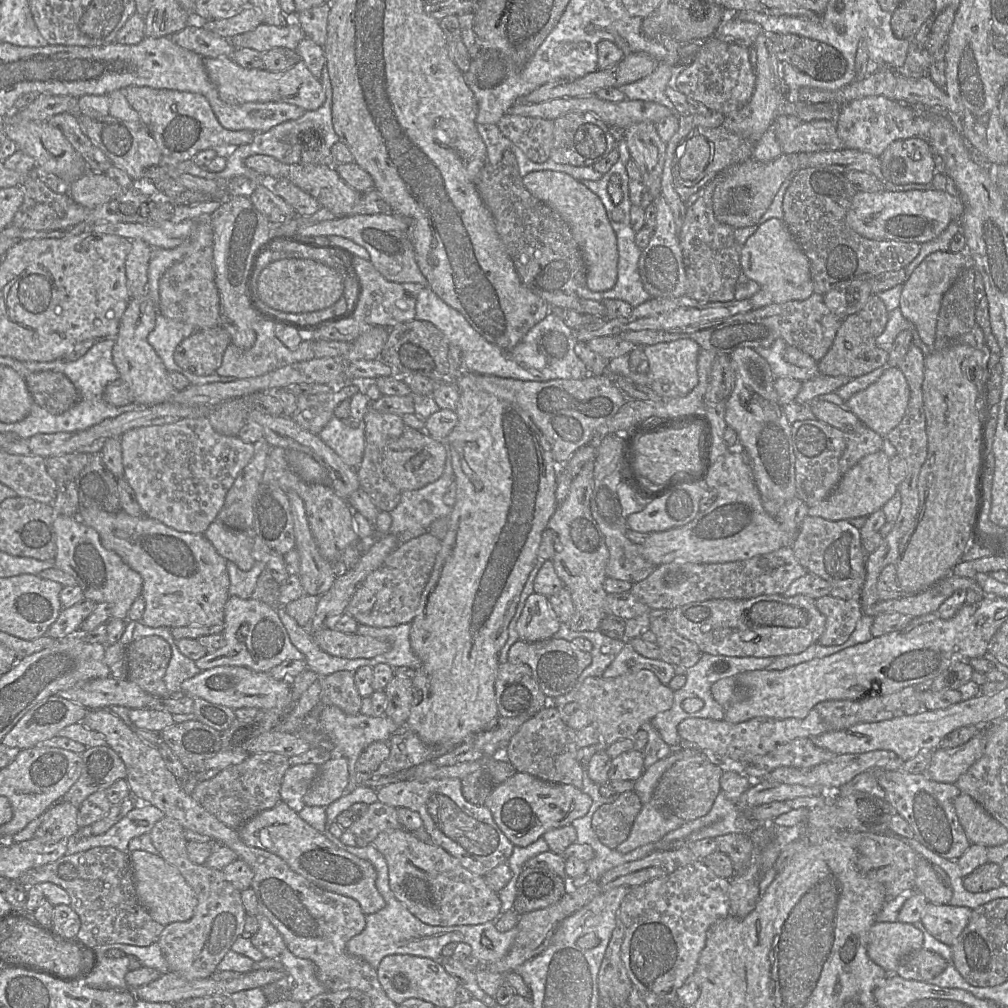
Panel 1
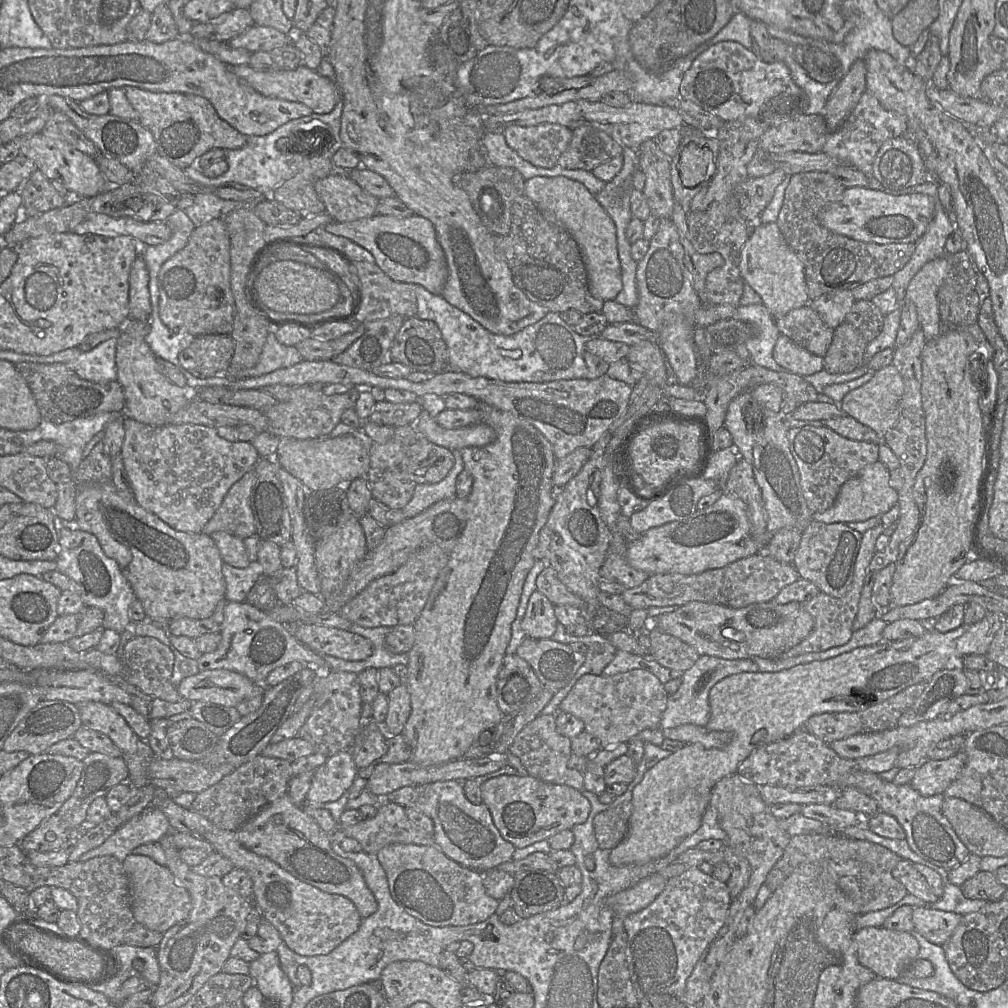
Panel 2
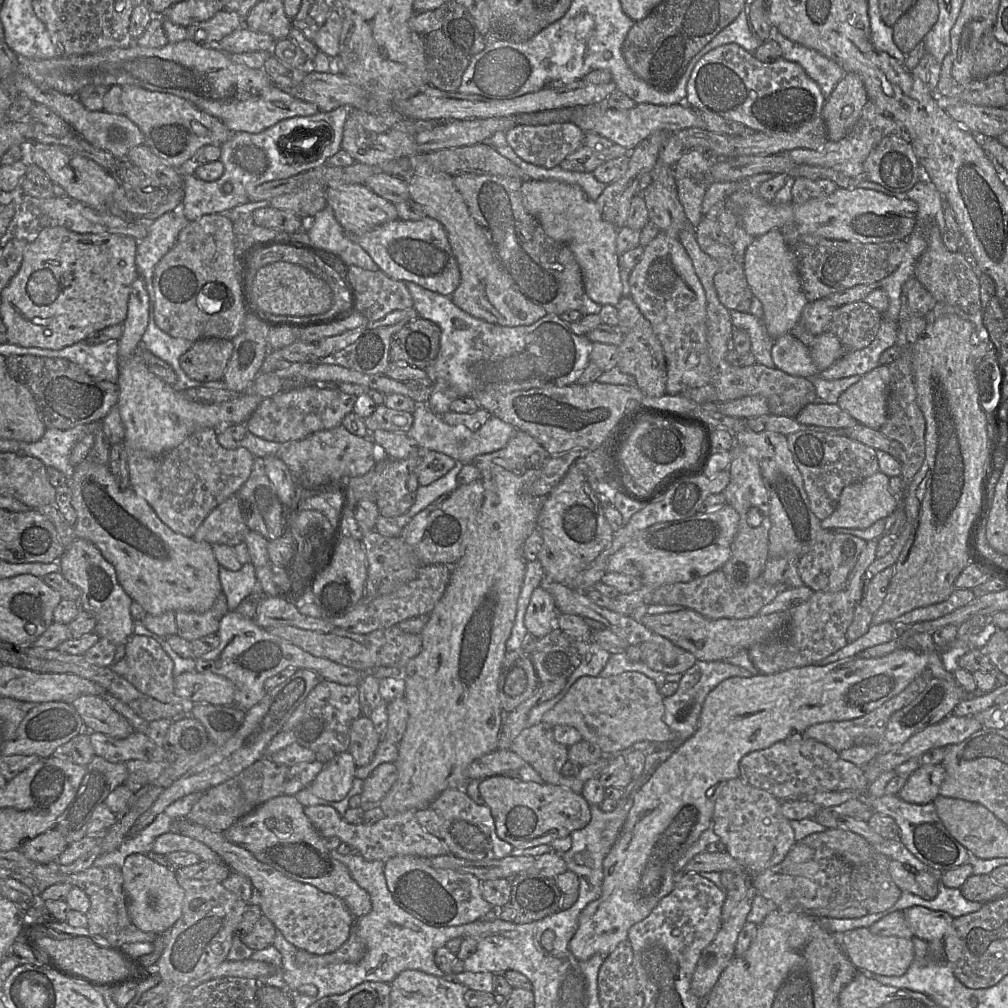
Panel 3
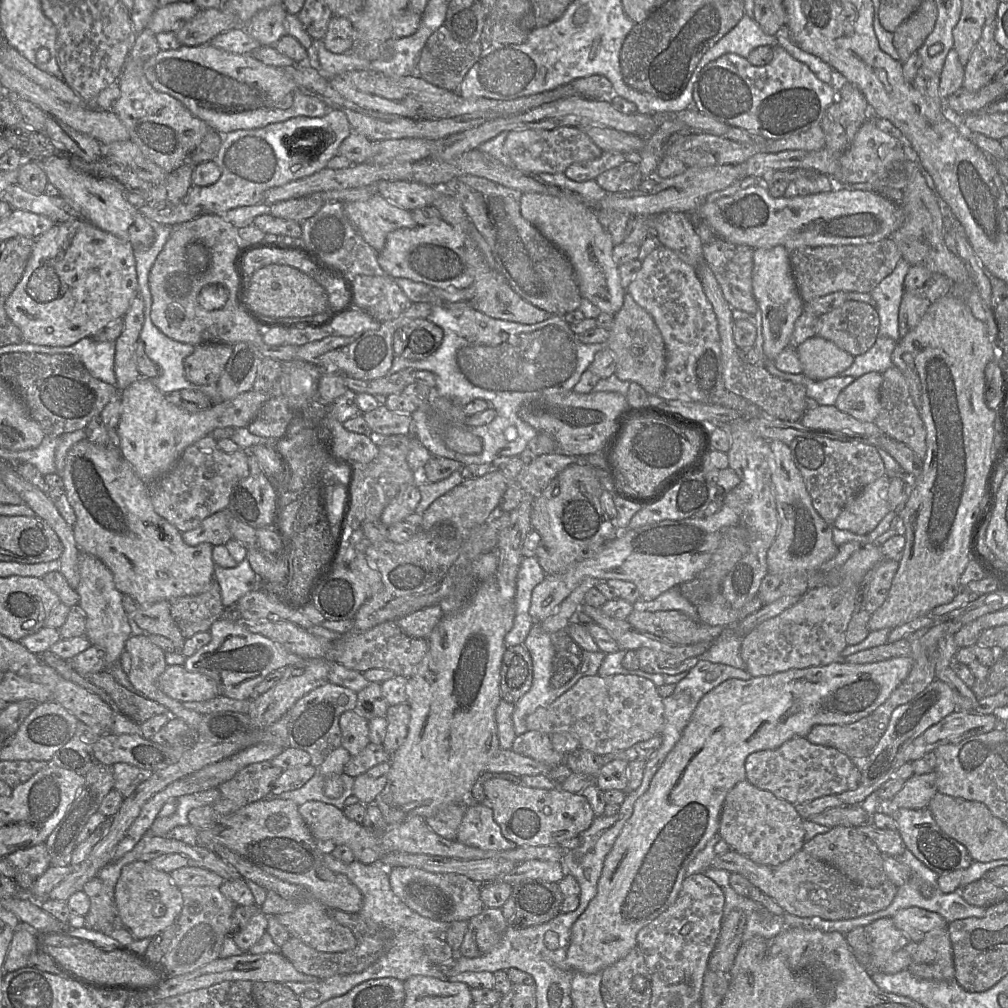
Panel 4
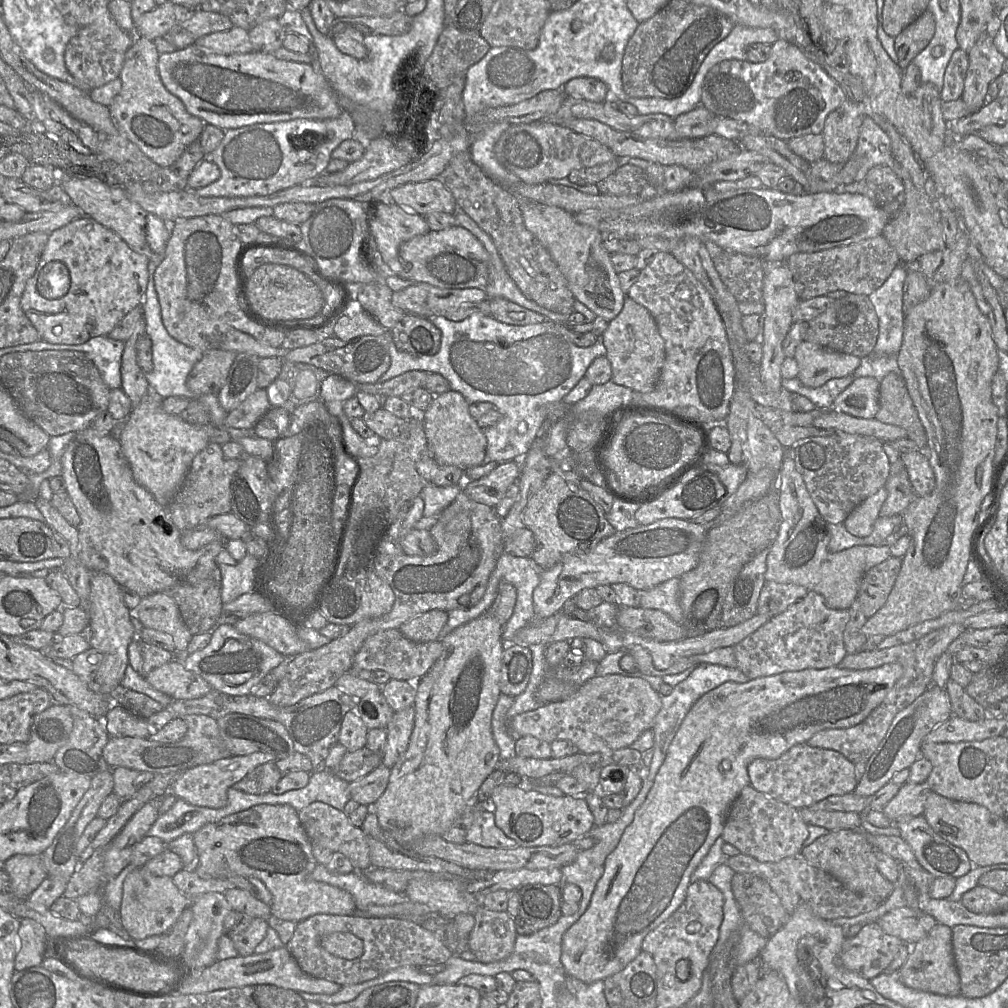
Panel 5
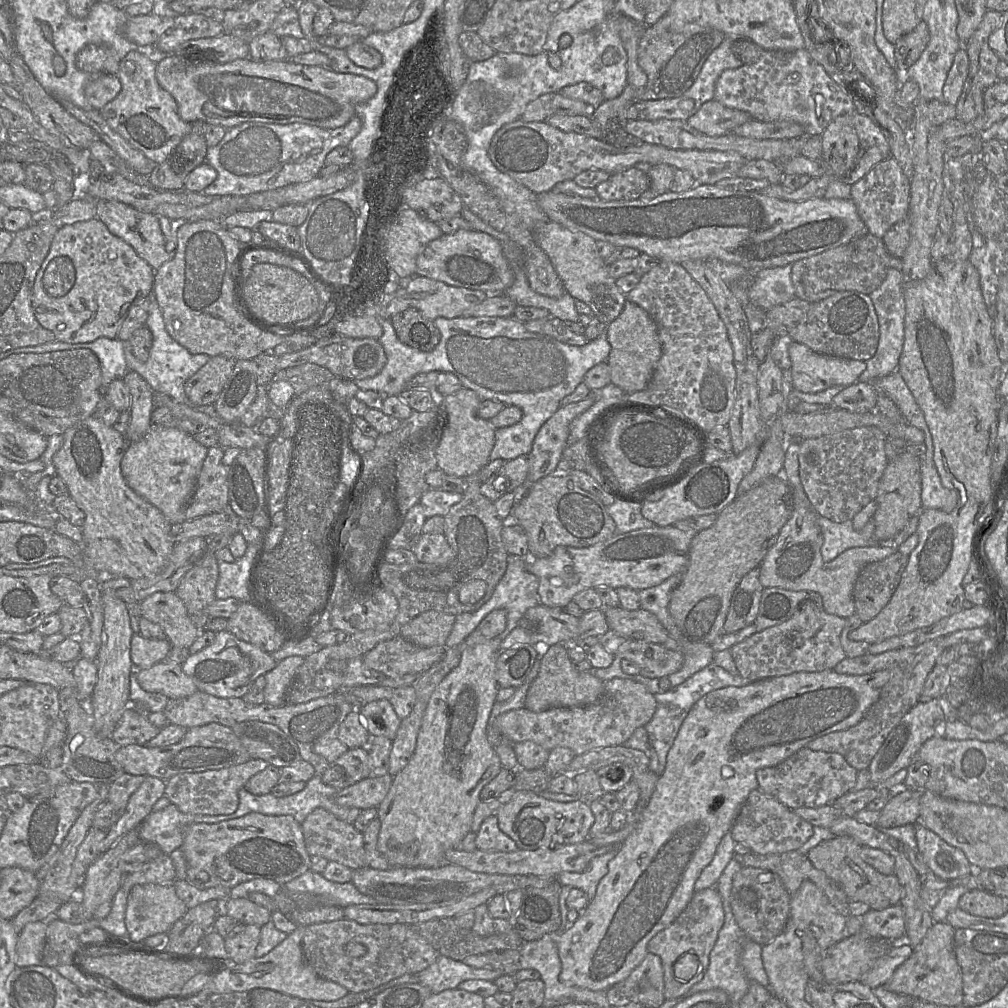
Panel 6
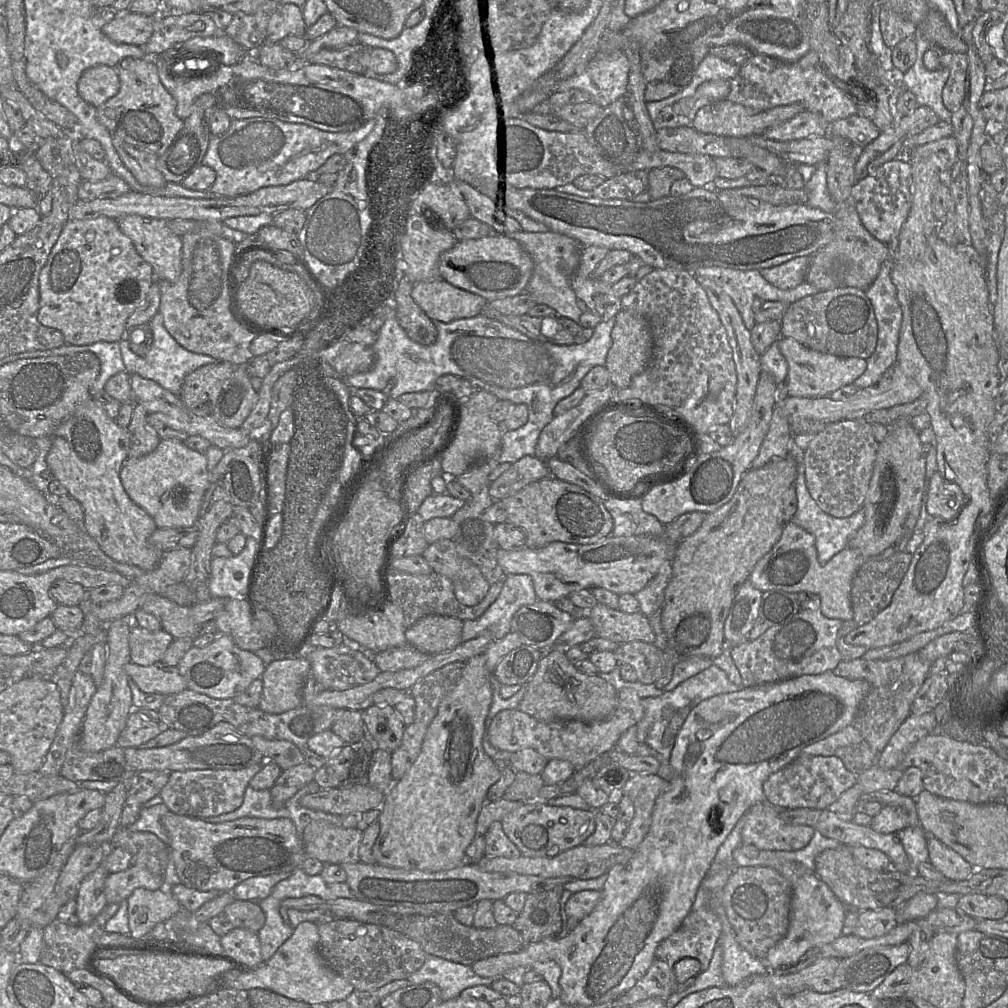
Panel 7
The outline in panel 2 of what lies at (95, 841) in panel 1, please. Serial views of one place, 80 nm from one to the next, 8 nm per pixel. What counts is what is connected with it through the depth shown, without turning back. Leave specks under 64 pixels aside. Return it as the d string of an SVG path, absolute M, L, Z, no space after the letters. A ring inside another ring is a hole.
M148 806L121 825L102 845L83 854L80 861L111 855L124 862L133 849L159 842L170 831L172 829L165 814L155 806Z

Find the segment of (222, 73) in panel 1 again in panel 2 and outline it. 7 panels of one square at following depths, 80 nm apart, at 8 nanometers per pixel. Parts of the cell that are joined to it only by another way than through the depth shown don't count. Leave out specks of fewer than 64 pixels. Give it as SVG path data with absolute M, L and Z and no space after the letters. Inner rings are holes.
M249 65L229 67L240 80L263 96L302 103L308 106L312 110L312 113L327 114L341 100L340 91L334 80L322 76L317 71L311 70L304 65L300 65L294 70L269 72L255 70Z

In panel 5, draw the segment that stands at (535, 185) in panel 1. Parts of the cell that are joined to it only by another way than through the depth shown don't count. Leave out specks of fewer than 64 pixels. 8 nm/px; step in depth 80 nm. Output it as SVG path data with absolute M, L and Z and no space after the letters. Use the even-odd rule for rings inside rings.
M520 199L522 218L526 228L547 249L567 280L574 298L586 305L597 316L613 320L622 310L626 293L620 287L611 254L602 245L601 232L578 223L573 214L553 205Z

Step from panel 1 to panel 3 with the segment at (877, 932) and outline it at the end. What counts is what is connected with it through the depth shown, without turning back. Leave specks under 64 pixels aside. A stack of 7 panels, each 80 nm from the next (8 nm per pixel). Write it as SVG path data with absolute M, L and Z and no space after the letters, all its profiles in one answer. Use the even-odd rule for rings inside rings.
M866 927L835 936L853 965L866 974L901 976L914 960L914 944L911 938L878 936L872 934Z

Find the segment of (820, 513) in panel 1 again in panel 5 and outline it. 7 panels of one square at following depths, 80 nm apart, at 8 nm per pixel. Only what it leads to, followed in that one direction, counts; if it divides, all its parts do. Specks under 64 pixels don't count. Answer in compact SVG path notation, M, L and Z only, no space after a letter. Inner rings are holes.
M885 486L858 504L844 520L846 530L856 537L866 537L873 531L880 509L887 498Z

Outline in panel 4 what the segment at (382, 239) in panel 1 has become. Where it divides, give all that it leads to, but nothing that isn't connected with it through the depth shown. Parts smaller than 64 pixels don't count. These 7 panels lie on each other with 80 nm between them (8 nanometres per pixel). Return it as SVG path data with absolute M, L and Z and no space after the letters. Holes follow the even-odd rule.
M444 220L414 228L399 228L388 234L384 248L378 253L378 263L392 278L407 278L441 289L469 288L474 277L466 260L465 239L463 232Z

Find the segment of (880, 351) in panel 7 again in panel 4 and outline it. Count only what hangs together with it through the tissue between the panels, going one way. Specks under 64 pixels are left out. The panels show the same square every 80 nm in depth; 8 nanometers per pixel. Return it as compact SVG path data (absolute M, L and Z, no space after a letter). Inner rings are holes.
M900 259L893 272L884 278L871 292L880 318L878 336L900 340L899 308L904 293L904 280L910 264Z

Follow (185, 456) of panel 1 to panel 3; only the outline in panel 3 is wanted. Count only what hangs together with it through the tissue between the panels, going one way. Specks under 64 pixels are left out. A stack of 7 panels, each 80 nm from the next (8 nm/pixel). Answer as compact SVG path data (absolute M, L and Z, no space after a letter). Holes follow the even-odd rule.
M202 428L188 436L179 446L161 457L149 455L137 448L126 448L127 468L130 487L144 498L158 518L175 533L193 537L198 527L210 512L228 497L237 493L251 473L254 456L239 446L230 450L222 447L217 440L217 430Z

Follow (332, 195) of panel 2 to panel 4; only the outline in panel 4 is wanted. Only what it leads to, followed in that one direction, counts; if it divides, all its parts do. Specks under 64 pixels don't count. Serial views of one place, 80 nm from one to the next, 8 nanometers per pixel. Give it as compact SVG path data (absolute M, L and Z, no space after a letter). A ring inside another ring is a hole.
M374 193L363 201L344 203L347 218L363 239L380 252L390 232L399 228L414 228L417 223L410 211Z

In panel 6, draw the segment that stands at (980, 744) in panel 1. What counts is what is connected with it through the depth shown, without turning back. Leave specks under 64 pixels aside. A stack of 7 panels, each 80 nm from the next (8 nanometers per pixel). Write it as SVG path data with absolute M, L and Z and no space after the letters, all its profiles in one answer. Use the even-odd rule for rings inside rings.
M899 787L890 795L889 801L880 811L876 826L893 828L918 822L922 792Z

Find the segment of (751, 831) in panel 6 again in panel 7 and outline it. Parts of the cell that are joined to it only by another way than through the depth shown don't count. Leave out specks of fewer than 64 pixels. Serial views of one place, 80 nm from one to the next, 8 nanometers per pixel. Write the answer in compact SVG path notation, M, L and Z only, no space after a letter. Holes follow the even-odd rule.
M765 799L753 804L745 813L742 843L753 845L760 851L796 851L806 846L815 829L785 823L780 818L780 811Z

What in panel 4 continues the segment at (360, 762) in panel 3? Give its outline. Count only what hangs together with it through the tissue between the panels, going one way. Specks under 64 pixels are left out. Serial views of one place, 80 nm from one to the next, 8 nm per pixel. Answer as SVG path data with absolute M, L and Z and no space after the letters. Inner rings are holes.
M347 711L340 717L342 747L356 756L370 743L369 721L355 711Z

